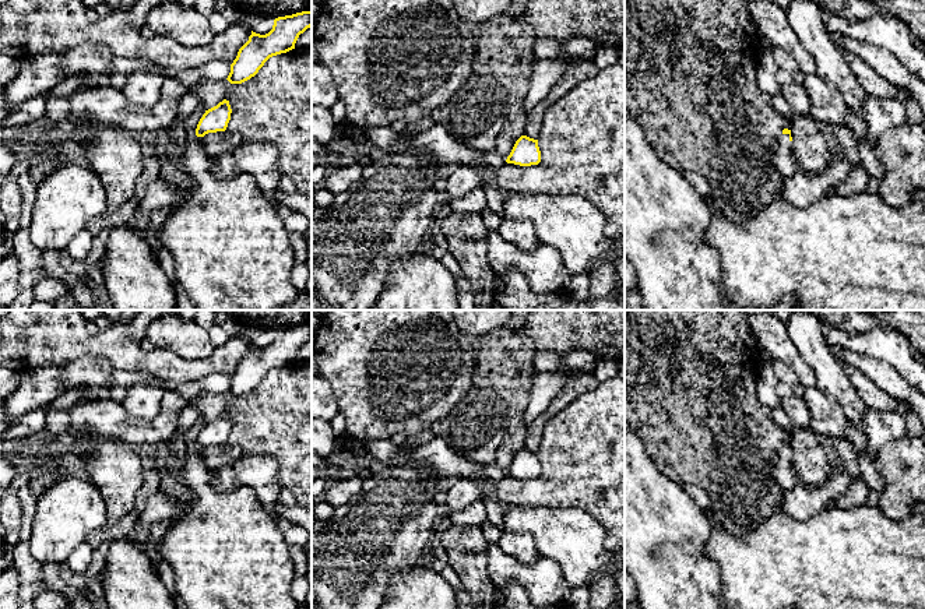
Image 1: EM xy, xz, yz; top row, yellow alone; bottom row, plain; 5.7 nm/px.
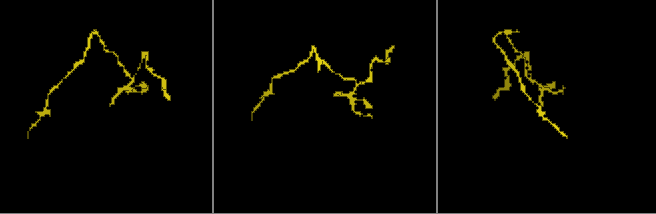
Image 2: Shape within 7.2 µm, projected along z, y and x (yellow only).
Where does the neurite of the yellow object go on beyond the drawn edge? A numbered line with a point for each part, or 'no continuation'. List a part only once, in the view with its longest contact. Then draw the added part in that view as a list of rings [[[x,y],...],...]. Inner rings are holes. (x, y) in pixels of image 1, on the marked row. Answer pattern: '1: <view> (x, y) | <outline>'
1: yz (783, 159) | [[[781,134],[773,155],[773,165],[782,179],[791,177],[796,169],[791,149],[789,134]]]

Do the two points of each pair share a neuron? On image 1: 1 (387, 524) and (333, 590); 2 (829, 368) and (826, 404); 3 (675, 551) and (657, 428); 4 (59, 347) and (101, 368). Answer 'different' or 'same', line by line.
1: same
2: different
3: different
4: different

